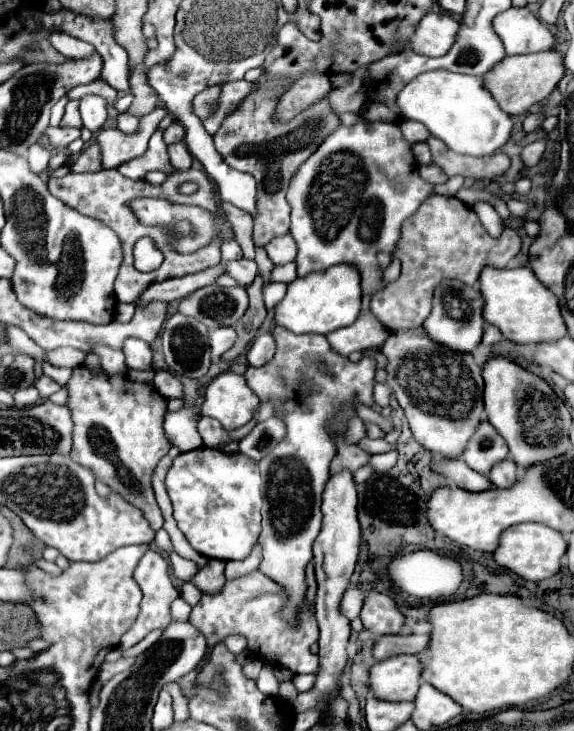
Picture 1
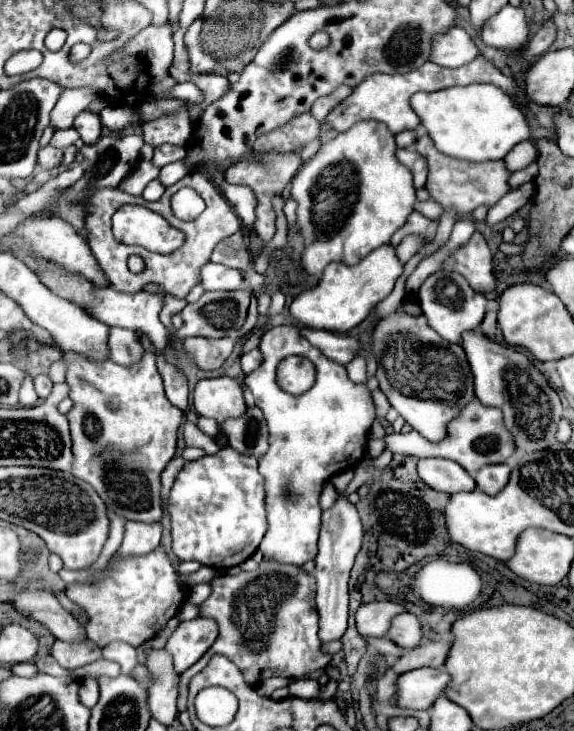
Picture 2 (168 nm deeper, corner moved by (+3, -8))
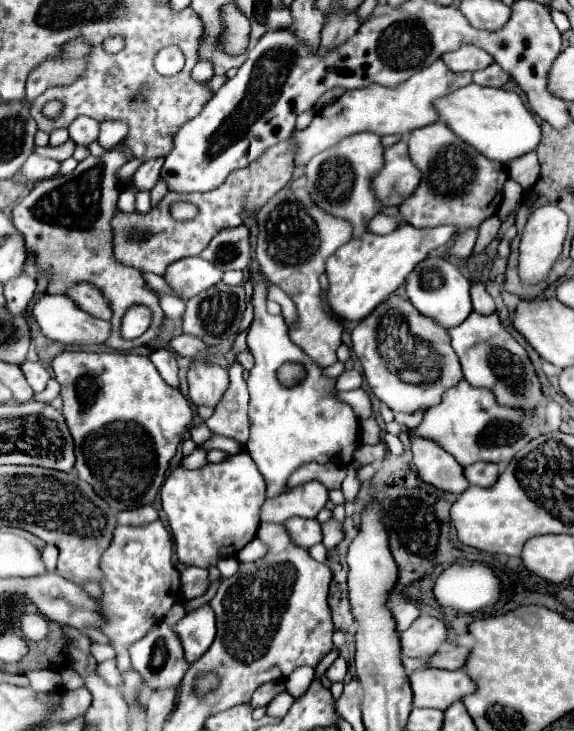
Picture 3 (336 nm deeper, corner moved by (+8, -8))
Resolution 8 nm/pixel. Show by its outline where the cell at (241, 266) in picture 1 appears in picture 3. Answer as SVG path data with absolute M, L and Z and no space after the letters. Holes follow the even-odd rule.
M200 256L180 258L166 268L164 280L176 294L188 300L218 284L222 280L222 270L218 270L214 264L208 264Z

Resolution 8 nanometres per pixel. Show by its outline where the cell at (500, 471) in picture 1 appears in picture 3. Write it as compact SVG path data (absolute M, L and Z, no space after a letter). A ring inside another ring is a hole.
M476 462L472 466L466 466L464 468L464 476L470 484L474 486L492 486L496 480L498 480L498 464L488 464L488 462Z

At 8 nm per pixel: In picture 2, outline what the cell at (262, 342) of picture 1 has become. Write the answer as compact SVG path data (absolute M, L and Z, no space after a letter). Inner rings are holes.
M253 348L251 352L247 352L245 356L241 356L241 368L245 374L253 372L255 368L259 368L263 362L263 356L261 356L261 350L259 348Z

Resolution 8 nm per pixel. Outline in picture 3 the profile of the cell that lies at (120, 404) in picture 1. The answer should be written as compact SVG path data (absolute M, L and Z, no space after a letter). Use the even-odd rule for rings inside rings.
M62 352L52 362L54 376L62 386L62 414L68 422L76 448L76 474L92 484L116 512L150 504L168 470L168 462L192 426L194 412L178 388L168 386L148 356L136 354L94 354L94 352Z

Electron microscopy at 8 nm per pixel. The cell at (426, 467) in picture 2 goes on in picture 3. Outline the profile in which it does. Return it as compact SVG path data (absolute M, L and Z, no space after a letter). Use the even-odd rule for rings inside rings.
M390 422L386 424L388 432L398 436L398 434L408 434L412 442L412 454L414 454L414 464L418 468L418 474L424 482L440 488L440 490L450 490L454 494L462 494L470 484L464 478L462 466L456 462L452 454L442 450L434 440L416 436L412 428Z

